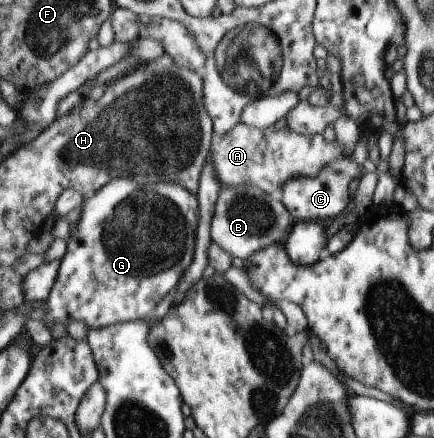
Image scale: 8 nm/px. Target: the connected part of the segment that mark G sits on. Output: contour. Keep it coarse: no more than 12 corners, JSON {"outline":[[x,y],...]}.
{"outline":[[198,194],[83,199],[49,322],[148,320],[194,262]]}

